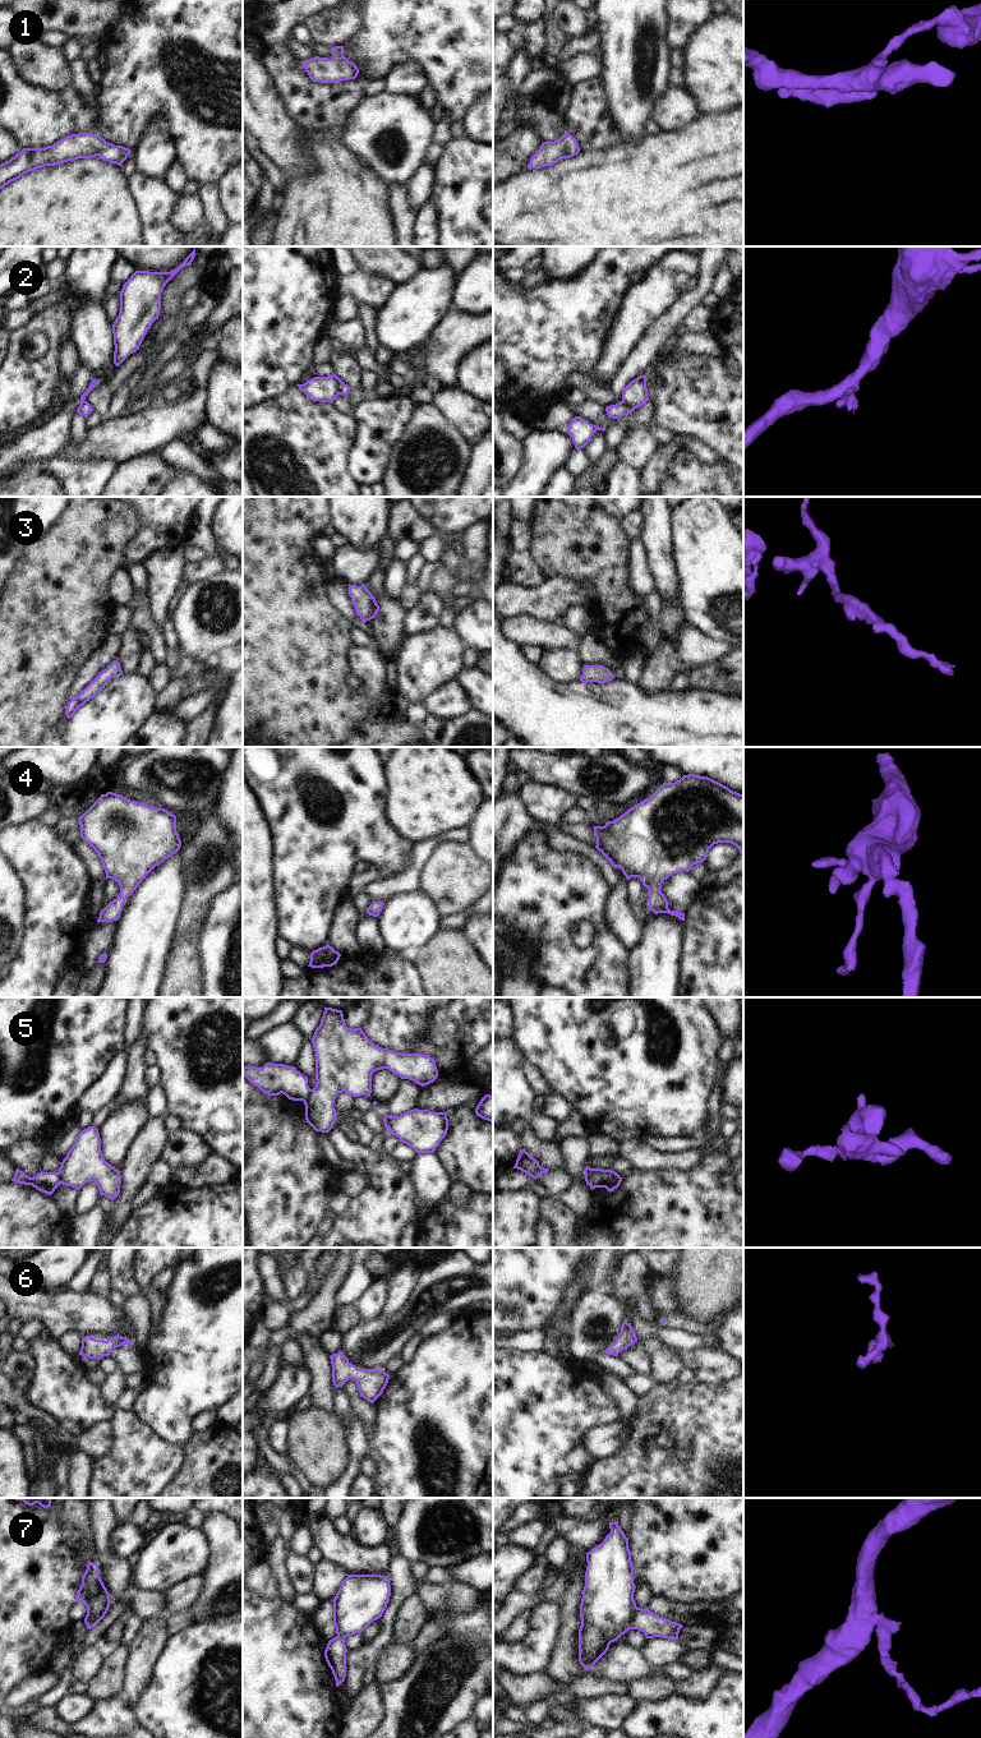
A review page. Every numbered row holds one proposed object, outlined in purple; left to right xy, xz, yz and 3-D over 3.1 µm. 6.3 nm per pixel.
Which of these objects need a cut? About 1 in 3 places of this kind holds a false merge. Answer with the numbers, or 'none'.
2, 5, 7

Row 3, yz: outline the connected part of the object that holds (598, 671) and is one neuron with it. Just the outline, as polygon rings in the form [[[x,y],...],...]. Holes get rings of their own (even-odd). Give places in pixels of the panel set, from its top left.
[[[584,665],[580,681],[582,683],[598,682],[604,684],[605,682],[612,681],[614,677],[616,676],[603,665]]]

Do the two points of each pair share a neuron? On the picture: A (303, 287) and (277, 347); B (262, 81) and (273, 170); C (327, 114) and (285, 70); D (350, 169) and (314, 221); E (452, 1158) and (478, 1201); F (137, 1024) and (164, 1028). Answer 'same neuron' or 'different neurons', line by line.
A: same neuron
B: different neurons
C: same neuron
D: same neuron
E: different neurons
F: different neurons

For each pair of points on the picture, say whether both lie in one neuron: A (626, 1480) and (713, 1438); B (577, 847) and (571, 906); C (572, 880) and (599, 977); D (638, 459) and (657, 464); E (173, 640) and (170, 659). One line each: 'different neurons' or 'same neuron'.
A: same neuron
B: different neurons
C: same neuron
D: different neurons
E: same neuron

